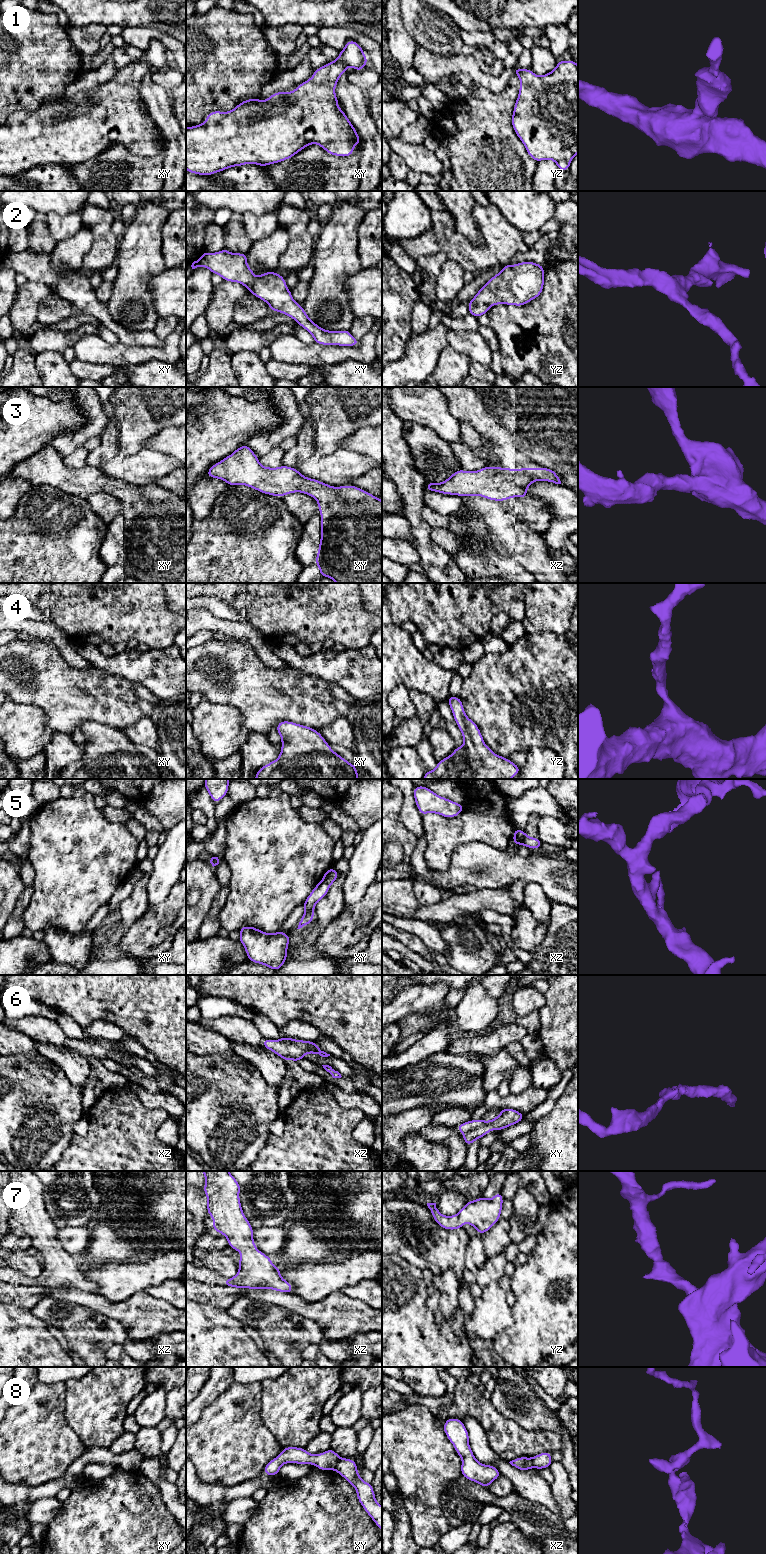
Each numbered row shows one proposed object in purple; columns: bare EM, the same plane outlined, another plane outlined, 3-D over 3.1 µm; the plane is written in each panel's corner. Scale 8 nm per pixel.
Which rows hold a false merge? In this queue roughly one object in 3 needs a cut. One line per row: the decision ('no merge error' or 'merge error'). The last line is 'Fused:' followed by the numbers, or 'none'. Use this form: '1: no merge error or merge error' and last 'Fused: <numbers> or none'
1: no merge error
2: no merge error
3: no merge error
4: no merge error
5: merge error
6: no merge error
7: no merge error
8: merge error
Fused: 5, 8

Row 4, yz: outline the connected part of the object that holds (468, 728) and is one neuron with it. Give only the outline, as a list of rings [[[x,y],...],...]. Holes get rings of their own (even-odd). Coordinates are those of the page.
[[[449,696],[447,702],[462,733],[464,745],[439,760],[433,771],[425,772],[423,779],[511,779],[518,775],[518,765],[496,755],[484,743],[478,726],[467,717],[460,697]]]

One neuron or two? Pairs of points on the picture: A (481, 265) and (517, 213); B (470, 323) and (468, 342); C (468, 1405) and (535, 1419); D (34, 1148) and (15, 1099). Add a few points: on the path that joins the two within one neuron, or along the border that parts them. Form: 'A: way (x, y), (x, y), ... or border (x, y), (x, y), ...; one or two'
A: border (494, 206), (510, 223), (522, 232); two
B: border (450, 329), (477, 331); two
C: border (490, 1400), (503, 1415), (519, 1424); two
D: way (31, 1136), (28, 1117), (24, 1111); one

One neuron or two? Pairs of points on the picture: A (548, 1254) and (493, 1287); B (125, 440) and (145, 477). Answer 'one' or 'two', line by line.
A: two
B: two

